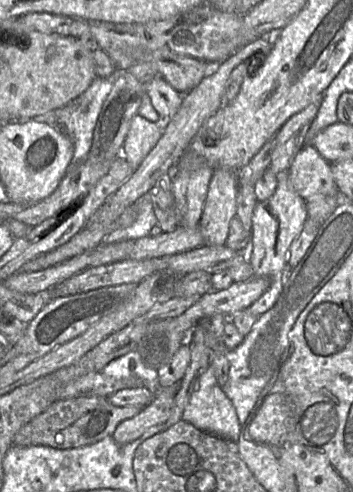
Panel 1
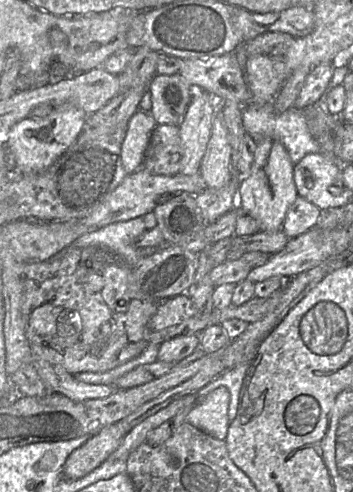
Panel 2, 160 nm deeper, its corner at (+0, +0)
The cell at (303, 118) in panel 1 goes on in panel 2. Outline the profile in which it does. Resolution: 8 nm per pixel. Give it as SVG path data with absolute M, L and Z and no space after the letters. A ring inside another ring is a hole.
M322 63L313 68L304 81L301 91L294 102L294 107L303 110L317 103L328 88L333 70L331 63Z

